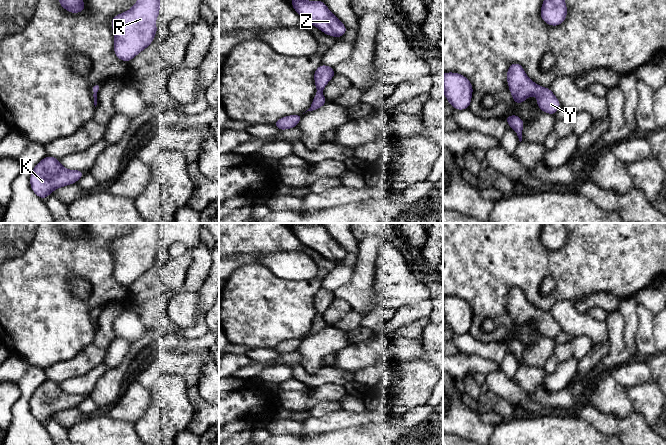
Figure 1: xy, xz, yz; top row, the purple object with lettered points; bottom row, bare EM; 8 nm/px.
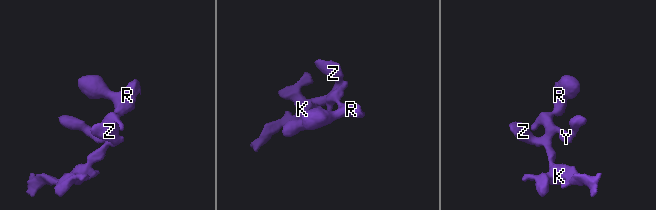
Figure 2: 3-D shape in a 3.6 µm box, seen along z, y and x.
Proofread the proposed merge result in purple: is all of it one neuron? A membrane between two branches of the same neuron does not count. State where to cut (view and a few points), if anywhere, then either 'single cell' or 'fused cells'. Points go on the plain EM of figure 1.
cut none; single cell

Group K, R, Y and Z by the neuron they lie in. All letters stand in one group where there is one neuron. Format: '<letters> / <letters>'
K R Y Z

